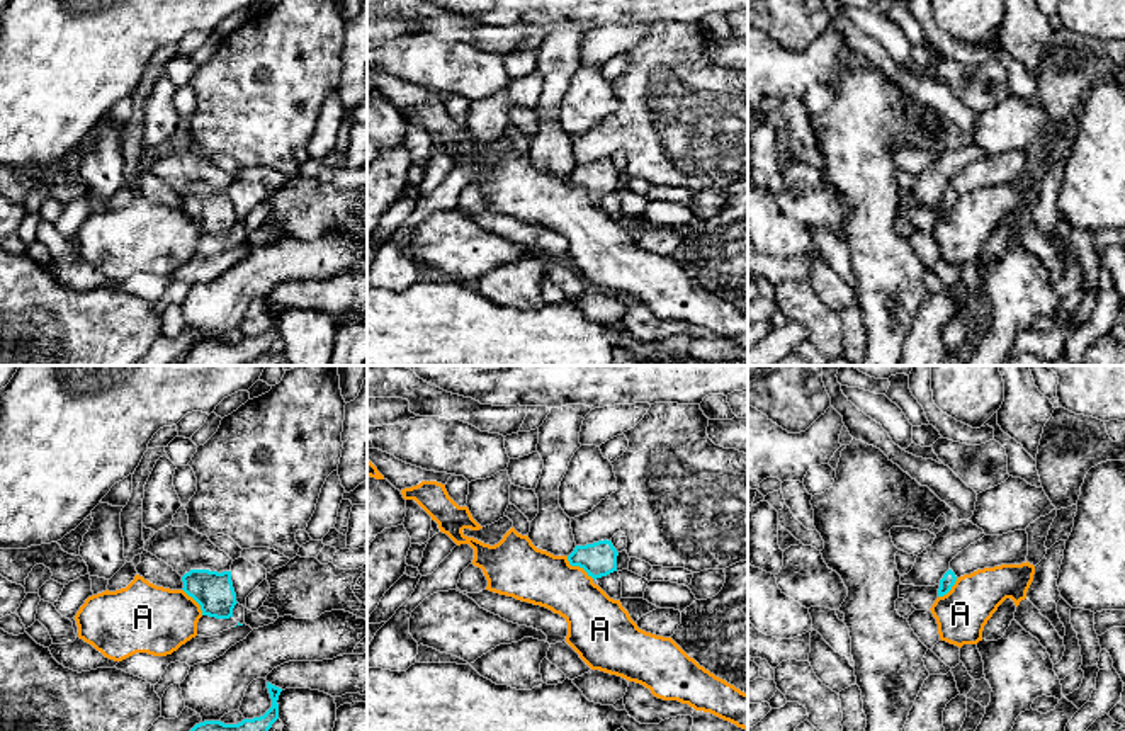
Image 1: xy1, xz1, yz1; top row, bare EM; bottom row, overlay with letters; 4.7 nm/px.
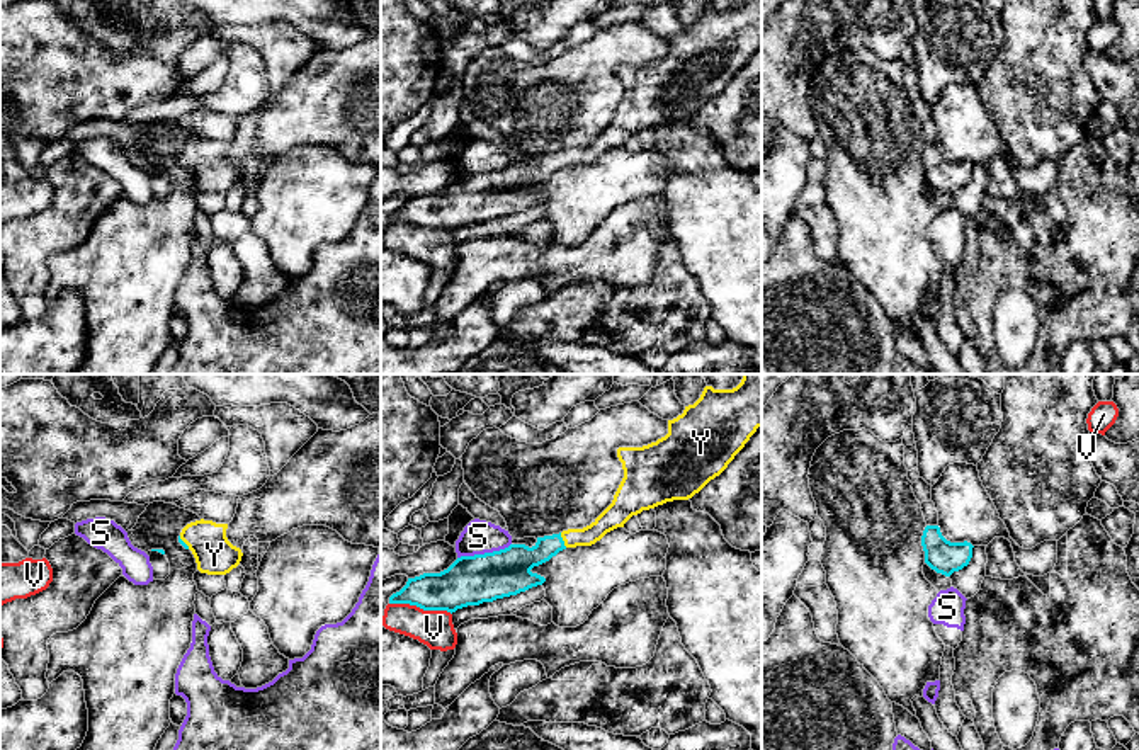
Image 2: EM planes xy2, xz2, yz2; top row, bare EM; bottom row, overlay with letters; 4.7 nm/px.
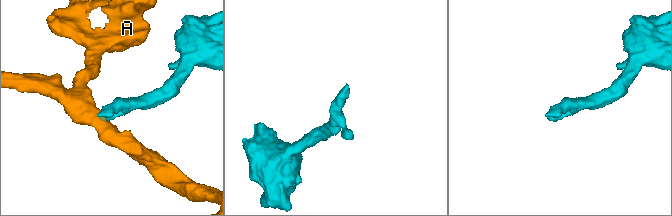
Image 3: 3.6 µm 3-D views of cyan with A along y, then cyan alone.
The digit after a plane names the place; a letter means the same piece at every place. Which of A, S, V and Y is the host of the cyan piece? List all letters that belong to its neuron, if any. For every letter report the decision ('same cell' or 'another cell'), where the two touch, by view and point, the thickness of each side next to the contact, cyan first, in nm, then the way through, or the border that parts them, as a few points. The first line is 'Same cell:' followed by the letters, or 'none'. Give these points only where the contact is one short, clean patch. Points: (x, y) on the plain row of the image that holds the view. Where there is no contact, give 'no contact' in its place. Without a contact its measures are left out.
Same cell: Y
A: another cell | xz1 (578, 184) | 160/260 nm | along xz1 (566, 175), (571, 184), (582, 186), (593, 198)
S: another cell | xz2 (485, 172) | 240/160 nm | along xz2 (510, 162), (500, 169), (461, 174), (458, 177)
V: another cell | xz2 (420, 227) | 220/180 nm
Y: same cell | xz2 (561, 159) | 160/100 nm | across xz2 (515, 181), (534, 176), (561, 159), (589, 155), (609, 138)

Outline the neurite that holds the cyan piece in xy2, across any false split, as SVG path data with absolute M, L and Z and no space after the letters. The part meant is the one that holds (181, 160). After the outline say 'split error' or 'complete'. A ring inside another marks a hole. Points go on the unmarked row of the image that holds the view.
M204 138L182 148L178 162L192 170L201 192L226 194L240 184L243 172L228 160L226 148L228 143Z; split error

